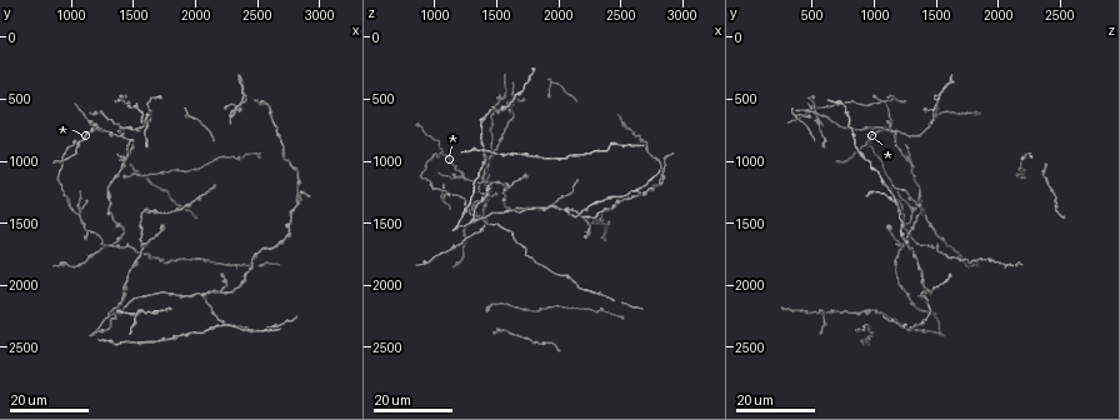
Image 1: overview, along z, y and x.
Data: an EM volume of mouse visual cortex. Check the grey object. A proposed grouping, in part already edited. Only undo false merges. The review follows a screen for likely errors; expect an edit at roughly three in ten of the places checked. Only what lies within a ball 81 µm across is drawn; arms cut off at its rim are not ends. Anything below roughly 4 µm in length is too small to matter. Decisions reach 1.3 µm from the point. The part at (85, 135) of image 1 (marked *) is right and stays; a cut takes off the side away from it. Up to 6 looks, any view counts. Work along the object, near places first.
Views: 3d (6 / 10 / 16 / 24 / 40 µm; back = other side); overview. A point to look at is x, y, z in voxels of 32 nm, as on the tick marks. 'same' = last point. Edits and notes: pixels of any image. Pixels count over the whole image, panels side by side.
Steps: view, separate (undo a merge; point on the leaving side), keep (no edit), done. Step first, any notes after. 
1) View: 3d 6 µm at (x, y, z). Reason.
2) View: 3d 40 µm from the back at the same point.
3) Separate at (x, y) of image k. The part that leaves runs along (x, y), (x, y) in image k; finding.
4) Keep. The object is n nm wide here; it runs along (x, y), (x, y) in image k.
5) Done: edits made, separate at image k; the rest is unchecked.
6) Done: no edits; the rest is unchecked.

View: 3d 24 µm at (1040, 860, 960). Arms part here.

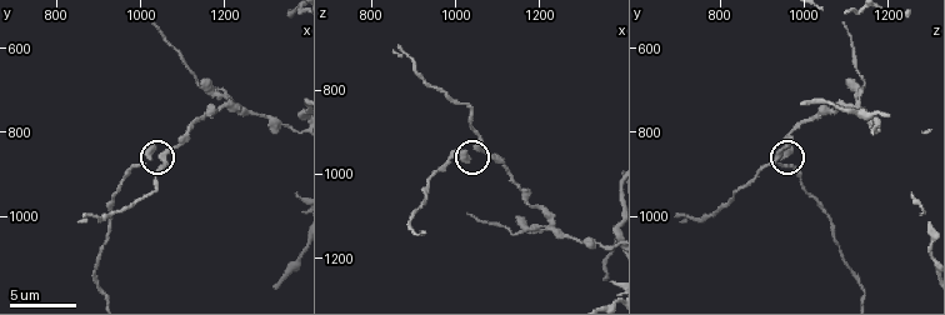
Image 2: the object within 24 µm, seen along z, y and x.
View: 3d 6 µm at (1050, 860, 935).

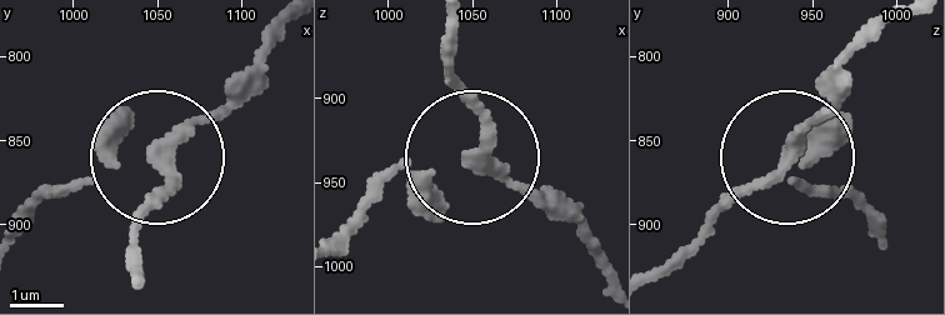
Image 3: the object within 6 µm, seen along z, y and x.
Keep. 3 arms meet here; all the same neuron.

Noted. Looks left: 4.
View: 3d 16 µm at (1100, 1520, 1260). A fork.

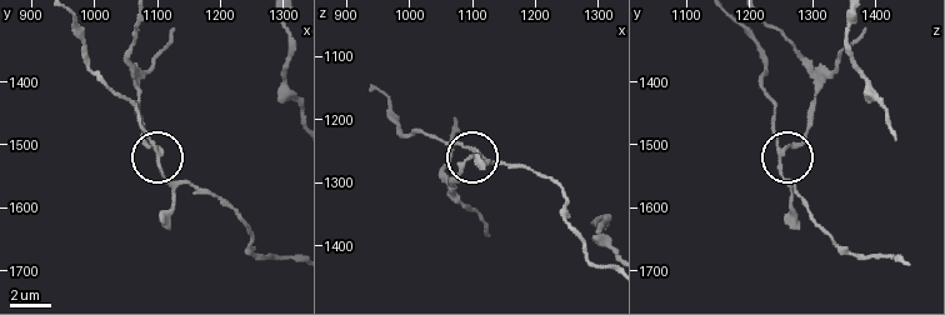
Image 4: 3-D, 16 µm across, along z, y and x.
View: 3d 10 µm at (1100, 1505, 1260).

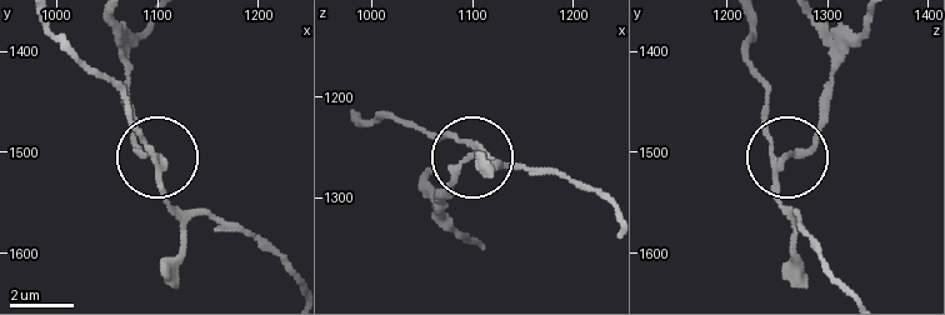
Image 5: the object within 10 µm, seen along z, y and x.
Separate at (133, 146) of image 5. The part that leaves runs along (784, 161), (805, 148), (821, 115), (829, 75), (821, 26) in image 5; two neurons meet here.

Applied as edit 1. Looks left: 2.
View: overview.

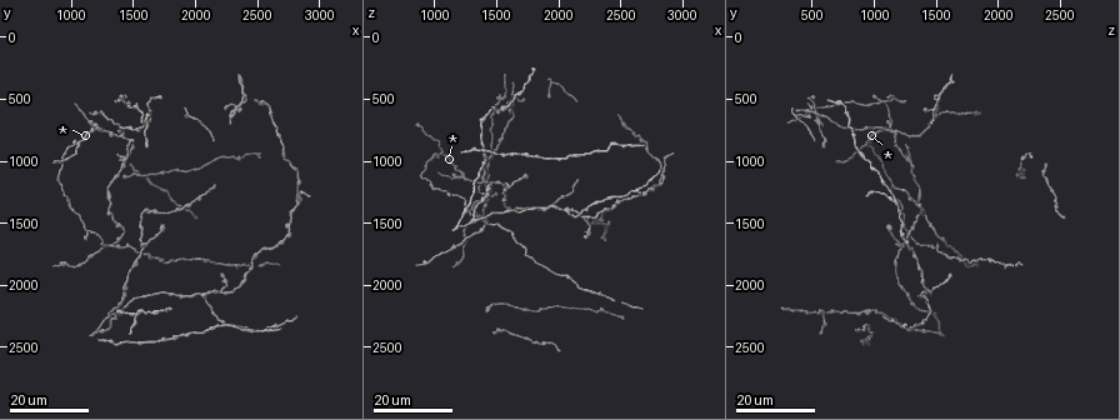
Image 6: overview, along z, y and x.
View: 3d 10 µm at (1225, 730, 1130). Branch point.

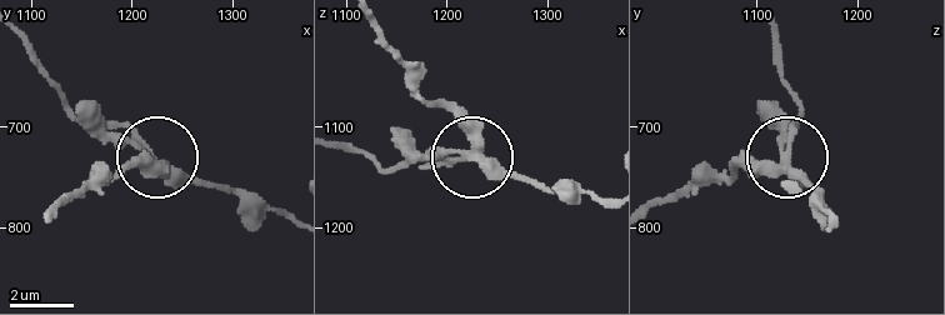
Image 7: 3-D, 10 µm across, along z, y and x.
Separate at (196, 185) of image 7. The object is 290 nm wide here; the part that leaves runs along (475, 153), (603, 201) in image 7; a second neuron is stuck on.

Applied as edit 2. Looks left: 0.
Done: edits made, separate at image 5, separate at image 7; the rest is unchecked.

